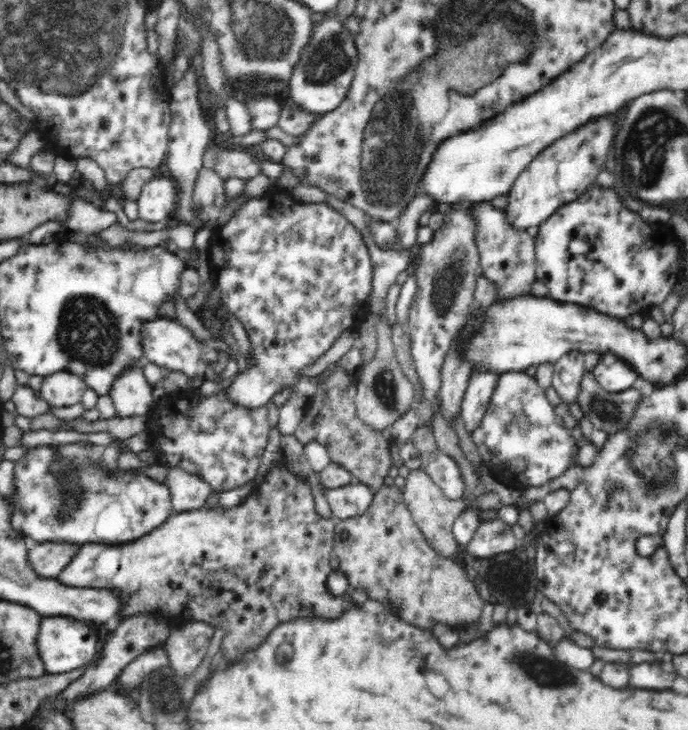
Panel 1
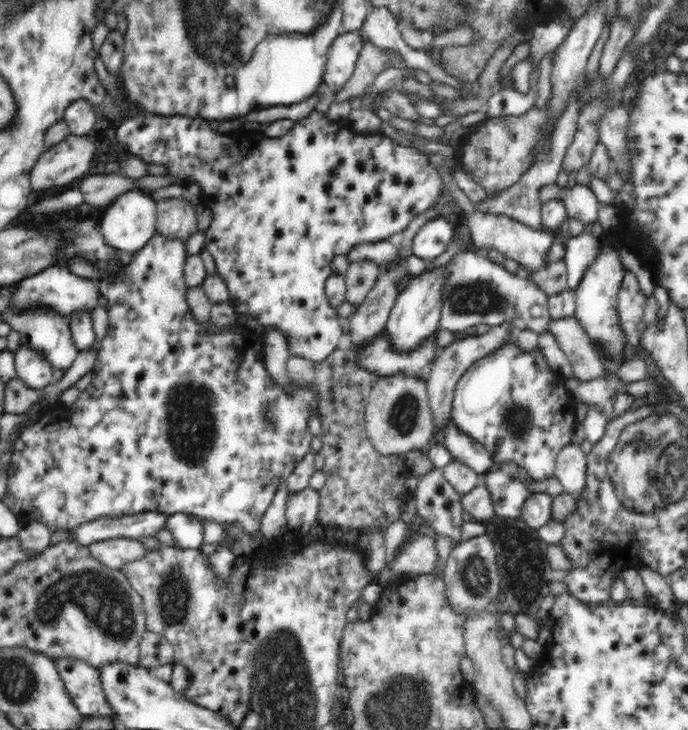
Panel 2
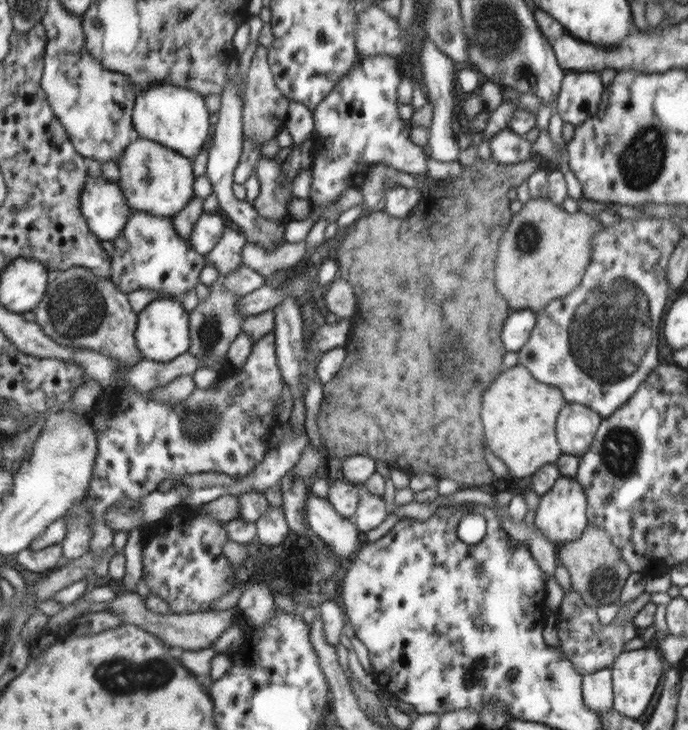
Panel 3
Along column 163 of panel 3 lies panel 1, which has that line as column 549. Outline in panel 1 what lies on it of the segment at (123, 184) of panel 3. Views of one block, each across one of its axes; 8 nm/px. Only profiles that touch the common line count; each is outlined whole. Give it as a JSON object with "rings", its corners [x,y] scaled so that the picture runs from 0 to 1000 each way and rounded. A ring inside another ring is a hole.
{"rings":[[[865,162],[837,175],[834,181],[814,188],[792,203],[770,222],[735,266],[731,290],[744,311],[778,316],[815,282],[837,274],[855,258],[863,255],[863,245],[881,219],[890,197],[892,178],[887,162]]]}

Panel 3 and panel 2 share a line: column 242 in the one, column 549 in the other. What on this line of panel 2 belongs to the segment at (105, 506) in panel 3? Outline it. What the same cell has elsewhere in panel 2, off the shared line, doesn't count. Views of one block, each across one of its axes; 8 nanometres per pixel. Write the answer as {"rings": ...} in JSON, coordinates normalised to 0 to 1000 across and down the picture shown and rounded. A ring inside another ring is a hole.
{"rings":[[[734,468],[708,486],[703,490],[698,490],[695,496],[690,496],[672,515],[669,521],[664,521],[661,529],[661,536],[658,540],[657,559],[656,559],[656,575],[660,581],[664,582],[666,590],[672,590],[683,600],[690,603],[690,607],[701,610],[705,616],[712,621],[714,629],[718,630],[718,634],[725,636],[725,638],[733,637],[734,634],[746,632],[753,637],[753,640],[765,641],[767,649],[776,656],[776,659],[789,659],[802,653],[805,651],[807,634],[814,616],[820,611],[830,608],[831,595],[836,592],[840,579],[833,570],[834,564],[834,551],[830,548],[827,537],[823,536],[821,525],[808,515],[808,510],[797,500],[794,489],[788,485],[783,477],[776,477],[776,479],[759,479],[751,468]]]}

